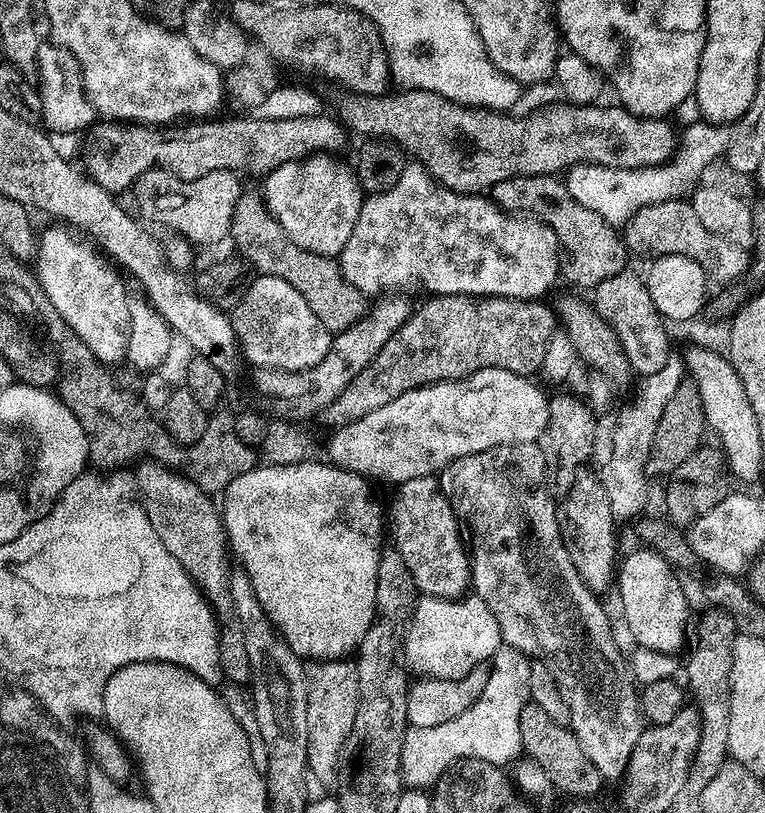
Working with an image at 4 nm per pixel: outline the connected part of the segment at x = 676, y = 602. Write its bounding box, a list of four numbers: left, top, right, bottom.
[614,546,690,654]

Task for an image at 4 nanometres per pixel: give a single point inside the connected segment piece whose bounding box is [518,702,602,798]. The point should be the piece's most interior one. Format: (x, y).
(554, 746)

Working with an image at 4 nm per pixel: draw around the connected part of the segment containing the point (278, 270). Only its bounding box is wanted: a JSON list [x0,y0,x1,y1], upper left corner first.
[230,203,369,332]

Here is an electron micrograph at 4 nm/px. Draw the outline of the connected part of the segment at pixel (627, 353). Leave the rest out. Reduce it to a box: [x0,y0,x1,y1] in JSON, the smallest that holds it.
[594,270,670,377]

